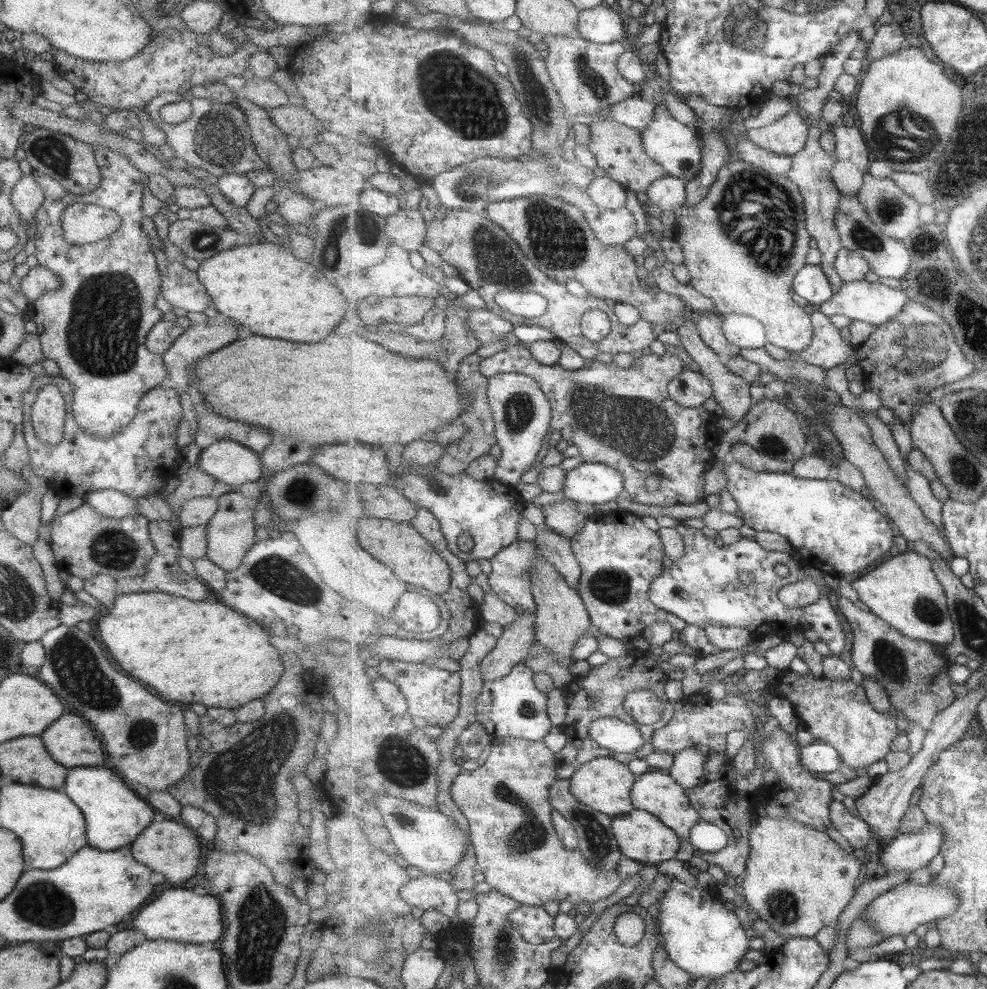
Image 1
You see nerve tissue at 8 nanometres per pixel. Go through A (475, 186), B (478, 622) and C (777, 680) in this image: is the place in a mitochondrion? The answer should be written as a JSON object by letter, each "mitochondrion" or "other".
{"A":"mitochondrion","B":"other","C":"other"}

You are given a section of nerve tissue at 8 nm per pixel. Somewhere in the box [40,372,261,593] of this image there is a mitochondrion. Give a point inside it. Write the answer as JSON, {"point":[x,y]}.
{"point":[112,549]}

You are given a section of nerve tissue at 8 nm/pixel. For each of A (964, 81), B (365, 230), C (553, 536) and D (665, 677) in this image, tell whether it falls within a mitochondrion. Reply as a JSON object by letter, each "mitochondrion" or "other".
{"A":"other","B":"mitochondrion","C":"other","D":"other"}

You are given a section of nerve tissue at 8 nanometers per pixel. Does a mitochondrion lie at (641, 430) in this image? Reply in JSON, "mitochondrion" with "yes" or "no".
{"mitochondrion":"yes"}

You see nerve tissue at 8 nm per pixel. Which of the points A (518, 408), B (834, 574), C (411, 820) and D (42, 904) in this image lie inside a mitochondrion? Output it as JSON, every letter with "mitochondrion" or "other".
{"A":"mitochondrion","B":"other","C":"mitochondrion","D":"mitochondrion"}

